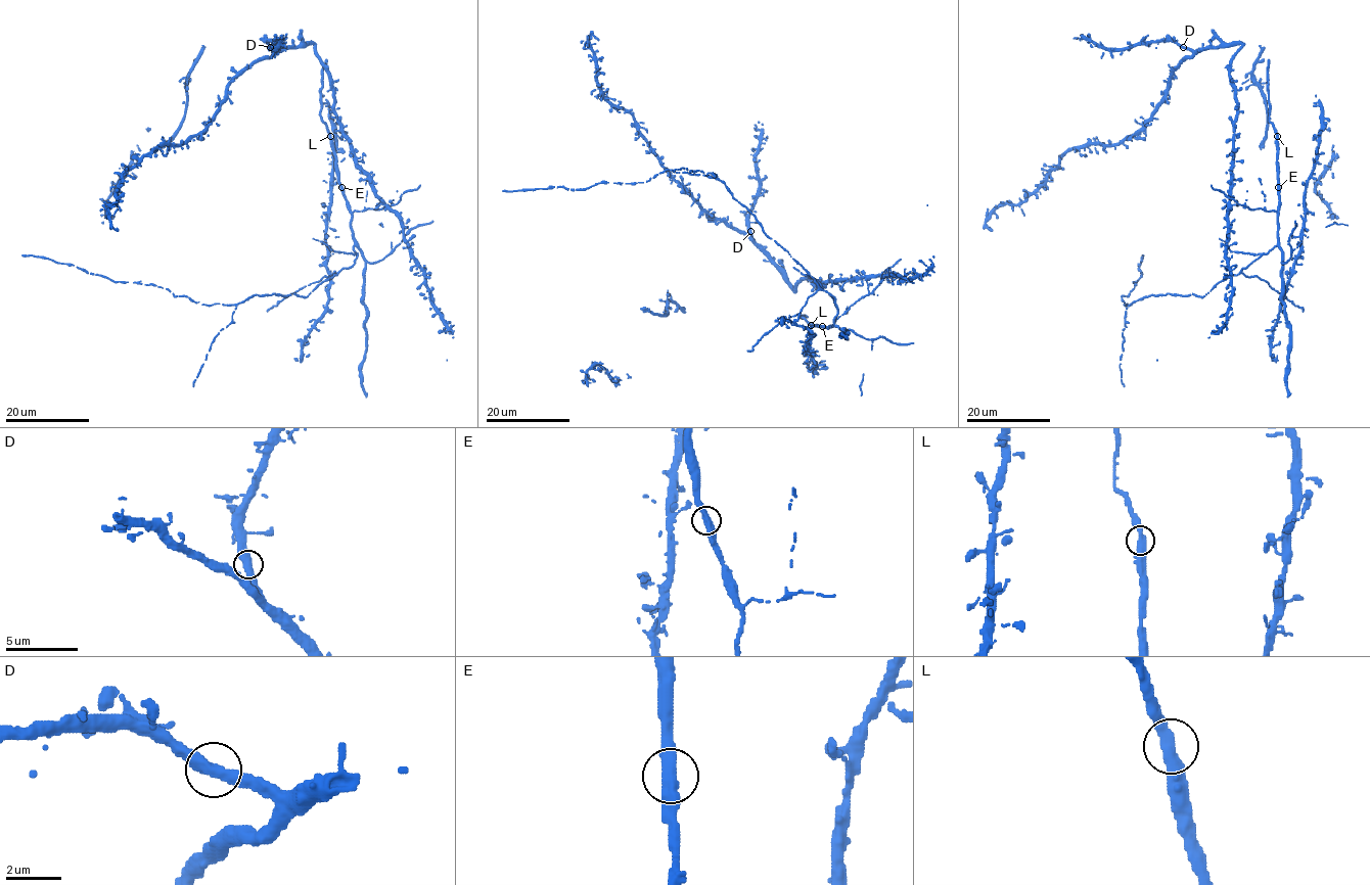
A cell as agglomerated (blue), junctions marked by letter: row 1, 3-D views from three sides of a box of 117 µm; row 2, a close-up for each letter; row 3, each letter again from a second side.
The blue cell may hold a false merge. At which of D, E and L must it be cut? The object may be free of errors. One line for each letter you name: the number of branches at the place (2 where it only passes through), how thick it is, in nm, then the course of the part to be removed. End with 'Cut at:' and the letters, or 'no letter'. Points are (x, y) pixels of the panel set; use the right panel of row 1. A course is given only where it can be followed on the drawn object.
Cut at: no letter

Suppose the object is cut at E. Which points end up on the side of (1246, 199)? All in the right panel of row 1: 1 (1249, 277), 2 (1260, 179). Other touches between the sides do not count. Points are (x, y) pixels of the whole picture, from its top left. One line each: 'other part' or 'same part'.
1: same part
2: same part

